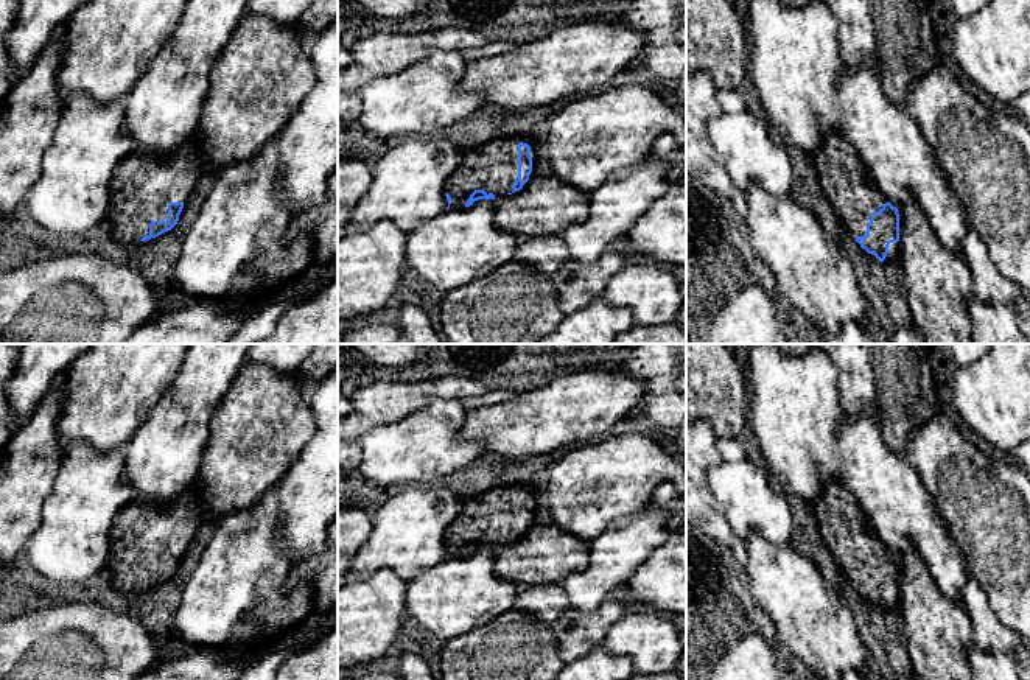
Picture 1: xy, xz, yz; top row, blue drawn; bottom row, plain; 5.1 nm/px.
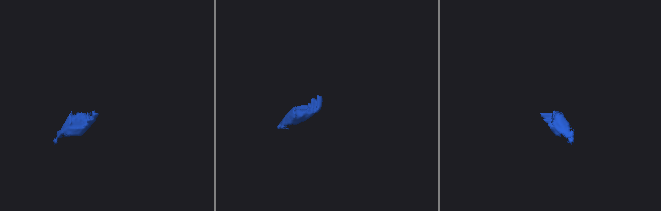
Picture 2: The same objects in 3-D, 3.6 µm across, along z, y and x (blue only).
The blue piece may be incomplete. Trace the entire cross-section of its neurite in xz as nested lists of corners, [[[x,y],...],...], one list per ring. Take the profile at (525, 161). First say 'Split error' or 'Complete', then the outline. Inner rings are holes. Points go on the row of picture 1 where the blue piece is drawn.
Split error. [[[520,135],[490,140],[464,152],[445,184],[447,209],[462,210],[479,199],[503,199],[534,177],[534,160],[541,152]]]

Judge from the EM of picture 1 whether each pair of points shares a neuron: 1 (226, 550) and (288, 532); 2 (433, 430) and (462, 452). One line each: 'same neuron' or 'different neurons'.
1: different neurons
2: same neuron

